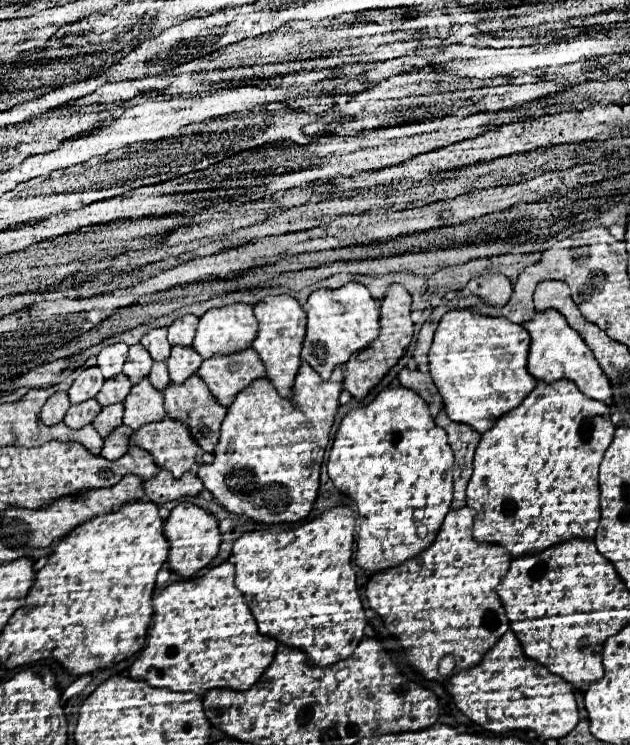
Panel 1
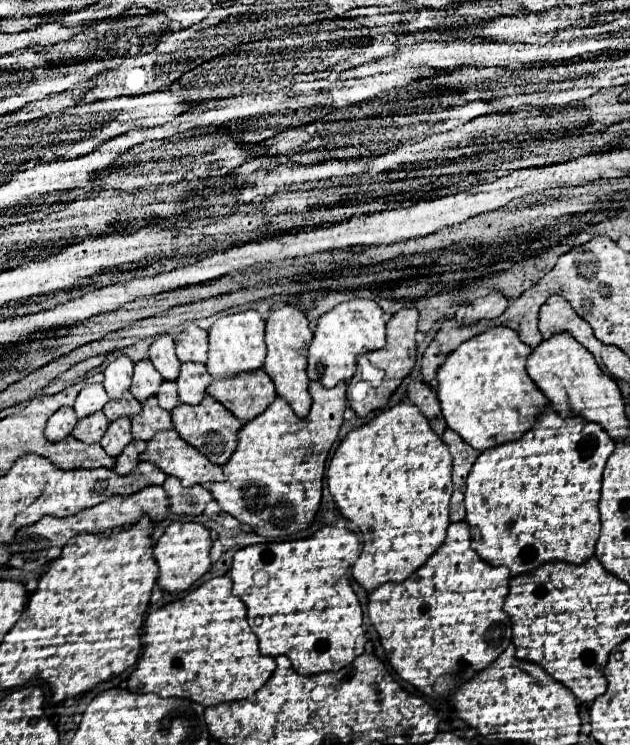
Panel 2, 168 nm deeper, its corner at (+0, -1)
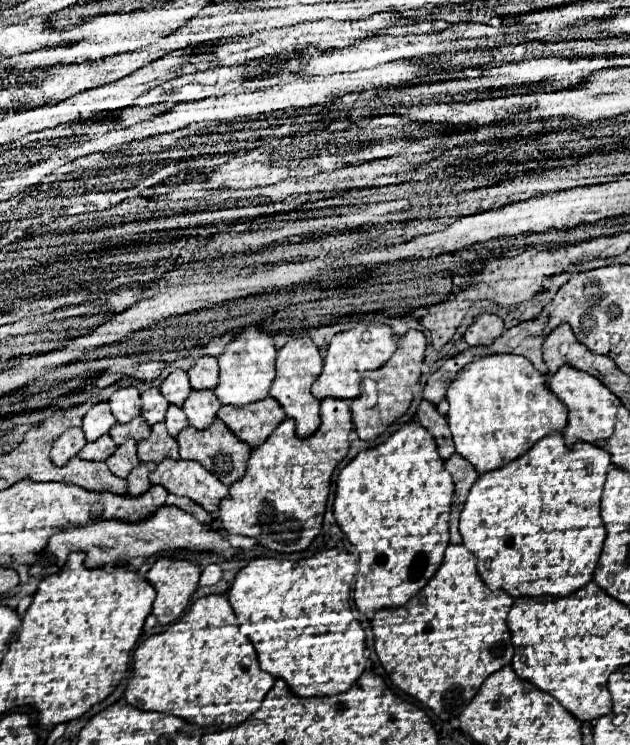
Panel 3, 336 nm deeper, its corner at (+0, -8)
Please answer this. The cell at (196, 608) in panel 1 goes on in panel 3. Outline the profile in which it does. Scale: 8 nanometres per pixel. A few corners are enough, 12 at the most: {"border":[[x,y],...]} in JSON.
{"border":[[226,594],[134,650],[124,698],[204,728],[244,722],[274,678]]}

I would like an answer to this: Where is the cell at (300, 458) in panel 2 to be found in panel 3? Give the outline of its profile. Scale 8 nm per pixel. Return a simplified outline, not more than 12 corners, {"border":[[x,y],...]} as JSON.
{"border":[[346,400],[312,436],[286,418],[218,506],[228,534],[282,554],[320,534],[348,452]]}

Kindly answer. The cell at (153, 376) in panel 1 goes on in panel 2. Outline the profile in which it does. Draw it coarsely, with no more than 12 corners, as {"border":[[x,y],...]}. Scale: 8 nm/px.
{"border":[[164,381],[158,393],[160,407],[178,407],[176,383]]}

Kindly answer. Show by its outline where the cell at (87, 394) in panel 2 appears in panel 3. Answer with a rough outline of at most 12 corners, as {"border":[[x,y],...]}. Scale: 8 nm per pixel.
{"border":[[108,402],[92,404],[82,420],[86,440],[114,426]]}

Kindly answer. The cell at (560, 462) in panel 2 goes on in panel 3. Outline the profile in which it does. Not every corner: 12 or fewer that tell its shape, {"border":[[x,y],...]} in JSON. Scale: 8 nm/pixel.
{"border":[[562,434],[480,474],[460,514],[490,590],[592,580],[608,452]]}

